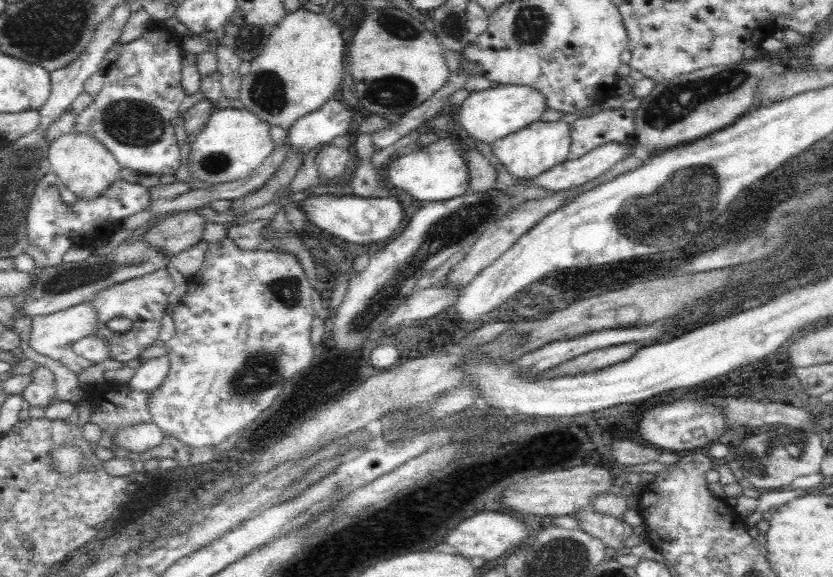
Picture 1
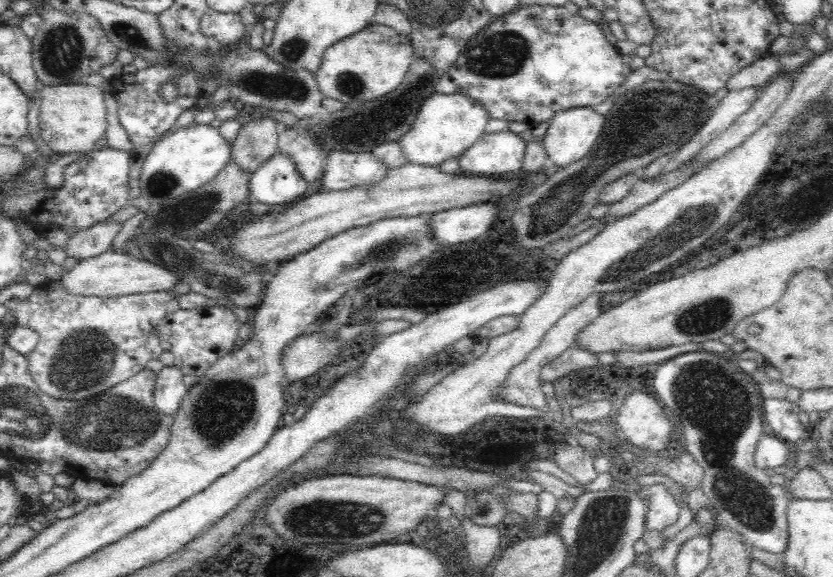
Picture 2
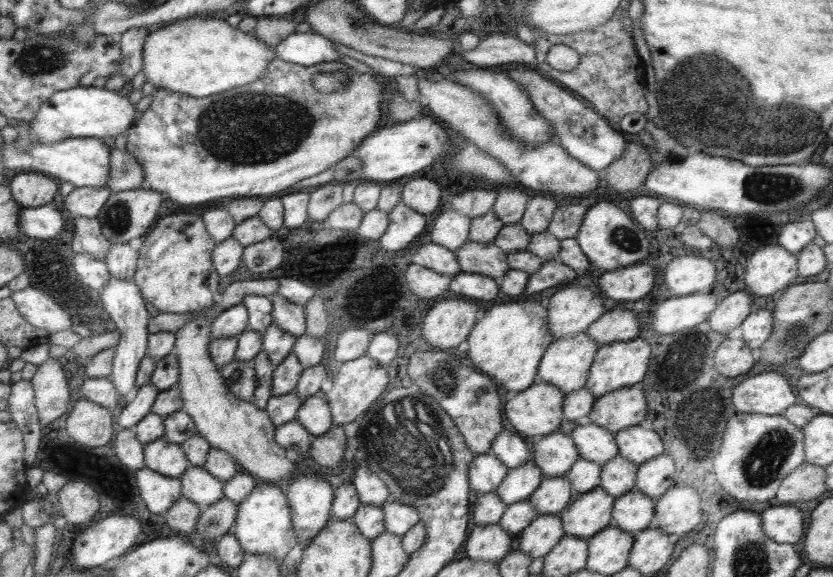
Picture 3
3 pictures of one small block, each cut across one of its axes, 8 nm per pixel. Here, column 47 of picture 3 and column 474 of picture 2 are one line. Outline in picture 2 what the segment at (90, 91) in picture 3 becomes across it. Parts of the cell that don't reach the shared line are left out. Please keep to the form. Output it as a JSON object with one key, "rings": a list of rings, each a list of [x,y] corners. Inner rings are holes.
{"rings":[[[434,92],[420,104],[412,128],[398,140],[398,143],[404,151],[406,160],[436,166],[448,158],[457,157],[463,150],[470,148],[486,133],[486,124],[490,119],[488,108],[484,107],[482,101],[474,101],[460,93]]]}

